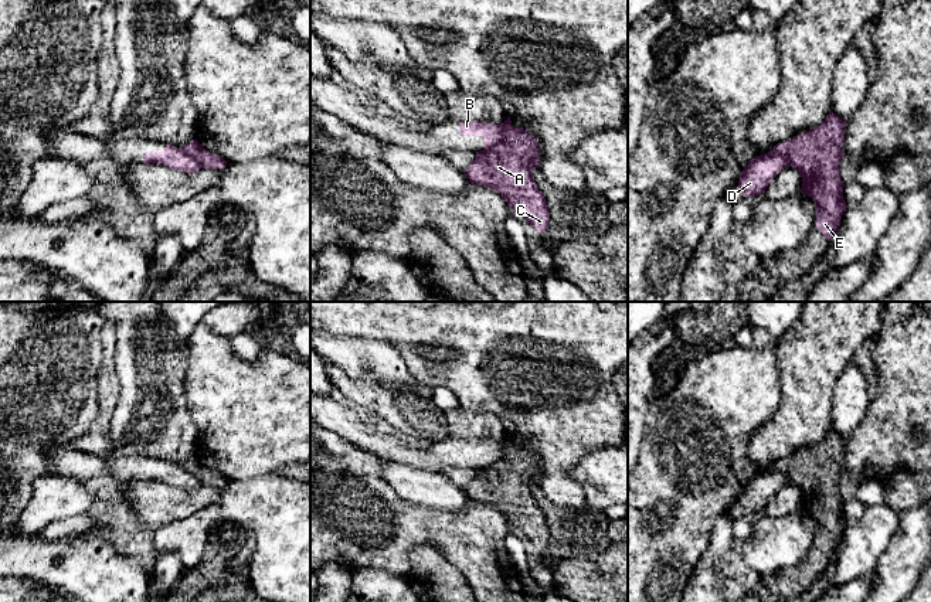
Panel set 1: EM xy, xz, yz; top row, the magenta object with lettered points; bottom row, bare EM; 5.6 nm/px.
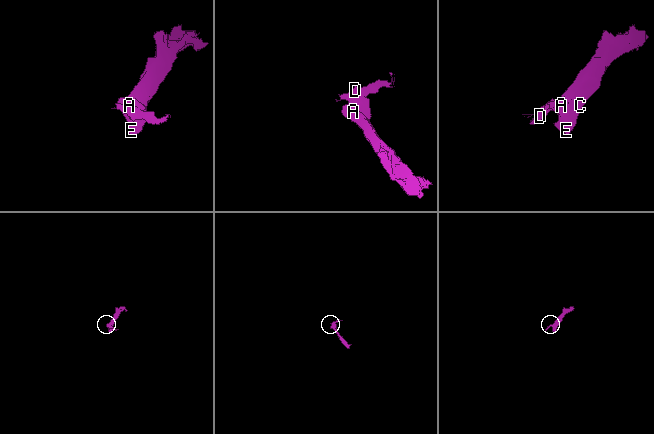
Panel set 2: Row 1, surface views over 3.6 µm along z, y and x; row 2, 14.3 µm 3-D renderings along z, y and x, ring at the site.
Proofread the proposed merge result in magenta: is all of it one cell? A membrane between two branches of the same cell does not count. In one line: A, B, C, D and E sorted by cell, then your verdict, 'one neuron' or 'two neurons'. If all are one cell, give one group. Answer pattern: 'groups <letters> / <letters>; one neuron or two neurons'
groups A C E / B D; two neurons

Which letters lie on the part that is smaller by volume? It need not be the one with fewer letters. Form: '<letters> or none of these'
B, D

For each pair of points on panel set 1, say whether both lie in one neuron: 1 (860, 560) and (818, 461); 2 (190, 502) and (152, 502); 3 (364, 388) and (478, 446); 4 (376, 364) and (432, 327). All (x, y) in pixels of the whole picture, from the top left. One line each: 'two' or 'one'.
1: two
2: one
3: two
4: two

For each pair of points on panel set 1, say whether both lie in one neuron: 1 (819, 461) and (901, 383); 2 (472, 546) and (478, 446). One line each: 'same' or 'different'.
1: different
2: different

